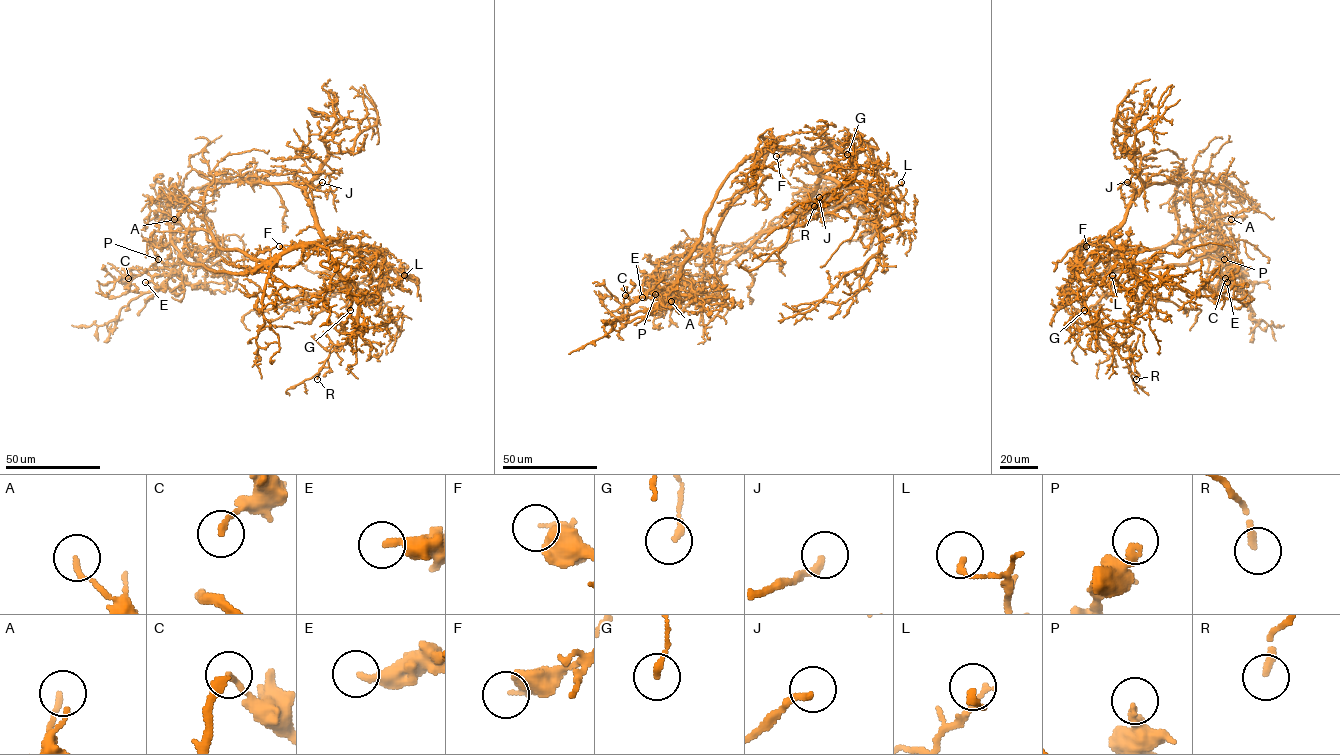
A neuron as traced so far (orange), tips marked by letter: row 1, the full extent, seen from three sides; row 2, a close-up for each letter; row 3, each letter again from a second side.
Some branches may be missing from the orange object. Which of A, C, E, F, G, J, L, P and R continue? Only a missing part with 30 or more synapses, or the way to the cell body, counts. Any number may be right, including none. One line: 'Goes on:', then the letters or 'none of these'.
Goes on: J

